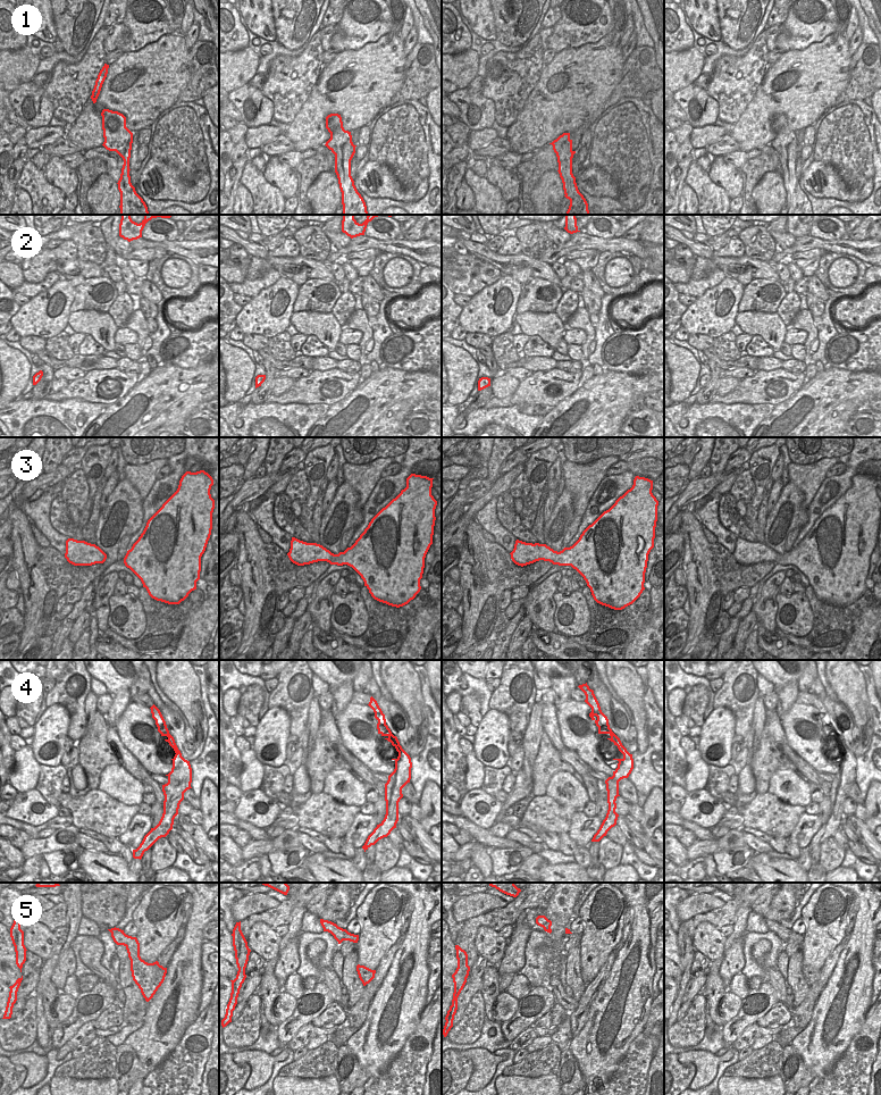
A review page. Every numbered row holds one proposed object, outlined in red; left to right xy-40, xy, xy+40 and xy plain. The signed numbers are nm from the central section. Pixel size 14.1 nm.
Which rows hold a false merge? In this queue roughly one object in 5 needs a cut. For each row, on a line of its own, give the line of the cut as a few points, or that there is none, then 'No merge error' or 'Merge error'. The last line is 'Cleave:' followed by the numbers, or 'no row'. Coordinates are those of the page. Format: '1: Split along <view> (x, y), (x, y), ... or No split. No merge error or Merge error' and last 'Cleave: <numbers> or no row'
1: No split. No merge error
2: No split. No merge error
3: No split. No merge error
4: No split. No merge error
5: No split. No merge error
Cleave: no row.

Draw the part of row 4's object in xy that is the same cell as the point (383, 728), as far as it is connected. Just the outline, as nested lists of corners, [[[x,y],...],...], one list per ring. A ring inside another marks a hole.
[[[371,696],[368,704],[375,712],[375,718],[378,720],[377,729],[378,734],[385,736],[388,742],[396,749],[398,757],[392,759],[395,761],[395,769],[388,776],[388,780],[385,784],[385,801],[386,801],[386,814],[384,820],[377,825],[374,831],[368,836],[362,849],[364,852],[375,845],[379,839],[387,837],[391,831],[396,828],[398,821],[398,802],[403,797],[402,788],[410,783],[412,762],[410,755],[402,749],[396,736],[394,736],[386,725],[385,714],[379,708],[377,701]]]

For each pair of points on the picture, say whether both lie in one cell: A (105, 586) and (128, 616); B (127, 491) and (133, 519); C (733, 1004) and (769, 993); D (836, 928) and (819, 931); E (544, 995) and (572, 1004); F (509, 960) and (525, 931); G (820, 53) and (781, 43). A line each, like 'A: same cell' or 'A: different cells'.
A: different cells
B: same cell
C: different cells
D: same cell
E: different cells
F: same cell
G: different cells

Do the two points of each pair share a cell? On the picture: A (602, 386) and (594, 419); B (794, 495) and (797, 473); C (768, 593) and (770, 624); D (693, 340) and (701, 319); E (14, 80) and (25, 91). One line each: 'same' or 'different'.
A: same
B: different
C: same
D: different
E: different

